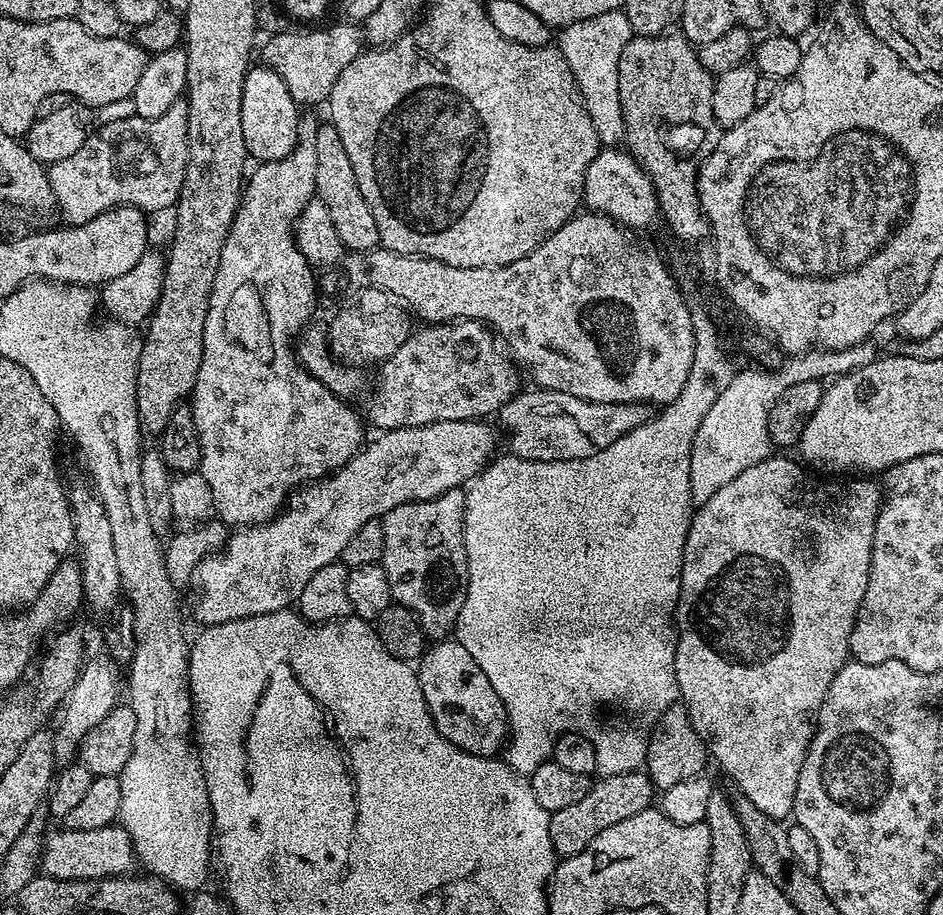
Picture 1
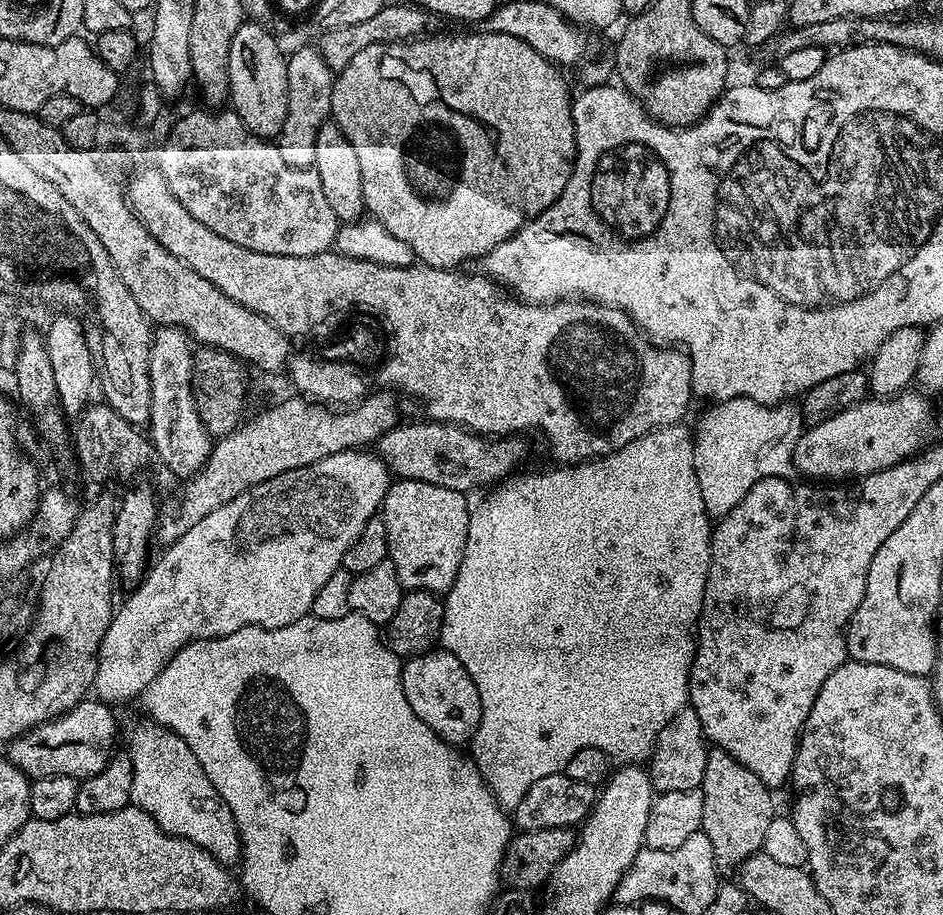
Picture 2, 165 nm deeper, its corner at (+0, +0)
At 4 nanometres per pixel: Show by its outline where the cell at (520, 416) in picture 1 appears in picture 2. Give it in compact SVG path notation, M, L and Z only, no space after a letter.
M401 423L376 441L375 451L393 477L430 482L434 486L446 486L446 490L468 494L471 488L495 485L511 477L511 472L524 460L524 452L515 444L515 439L489 438L456 424L423 423Z

